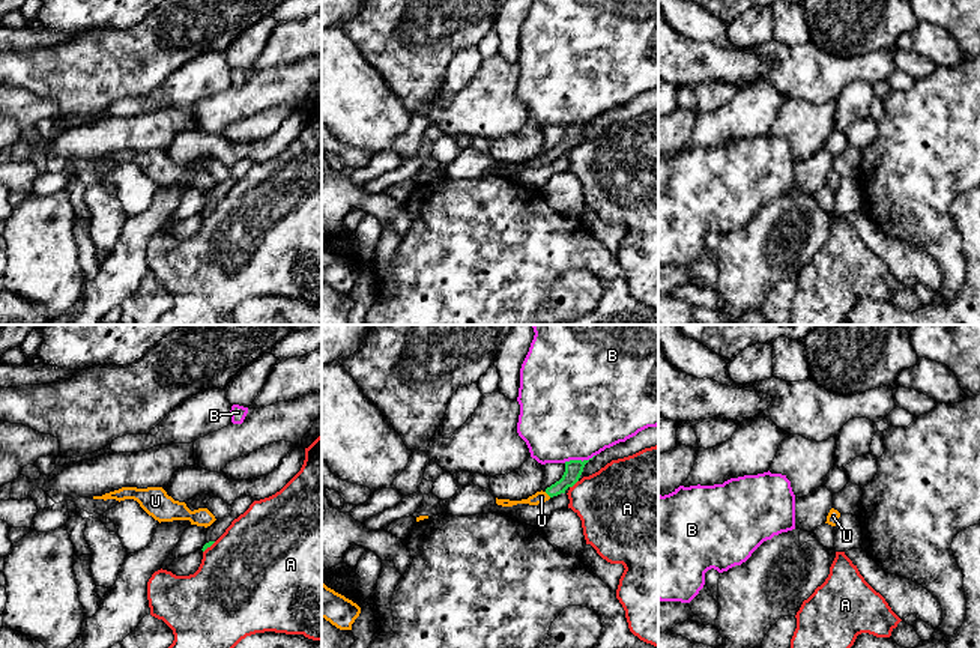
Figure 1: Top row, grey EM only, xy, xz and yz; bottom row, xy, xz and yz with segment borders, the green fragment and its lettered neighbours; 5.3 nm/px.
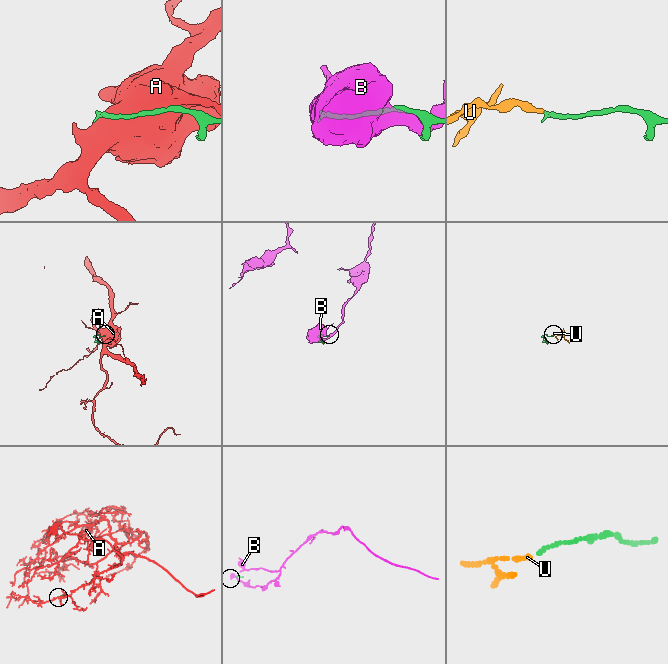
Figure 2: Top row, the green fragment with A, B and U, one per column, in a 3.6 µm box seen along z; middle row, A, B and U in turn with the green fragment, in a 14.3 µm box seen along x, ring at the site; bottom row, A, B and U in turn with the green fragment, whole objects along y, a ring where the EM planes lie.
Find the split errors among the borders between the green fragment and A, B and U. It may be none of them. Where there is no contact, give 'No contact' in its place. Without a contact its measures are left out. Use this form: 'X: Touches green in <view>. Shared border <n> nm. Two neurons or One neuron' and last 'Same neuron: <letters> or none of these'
A: Touches green in xz. Shared border 60 nm. Two neurons
B: Touches green in xz. Shared border 170 nm. Two neurons
U: Touches green in xz. Shared border 50 nm. One neuron
Same neuron: U

